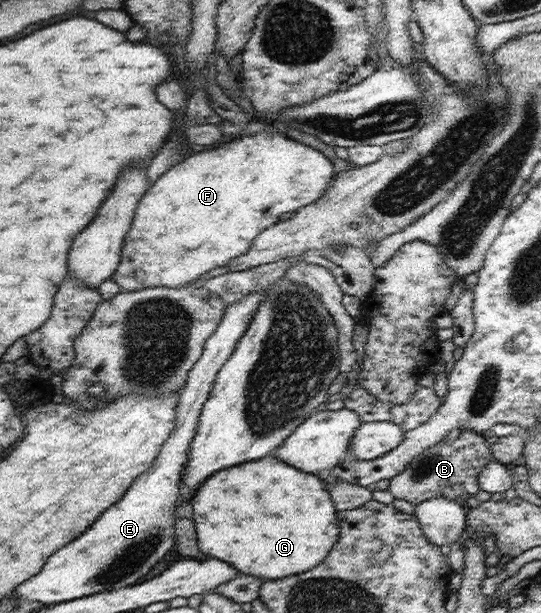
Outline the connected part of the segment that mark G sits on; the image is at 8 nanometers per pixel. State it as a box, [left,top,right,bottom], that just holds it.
[192,456,339,580]

